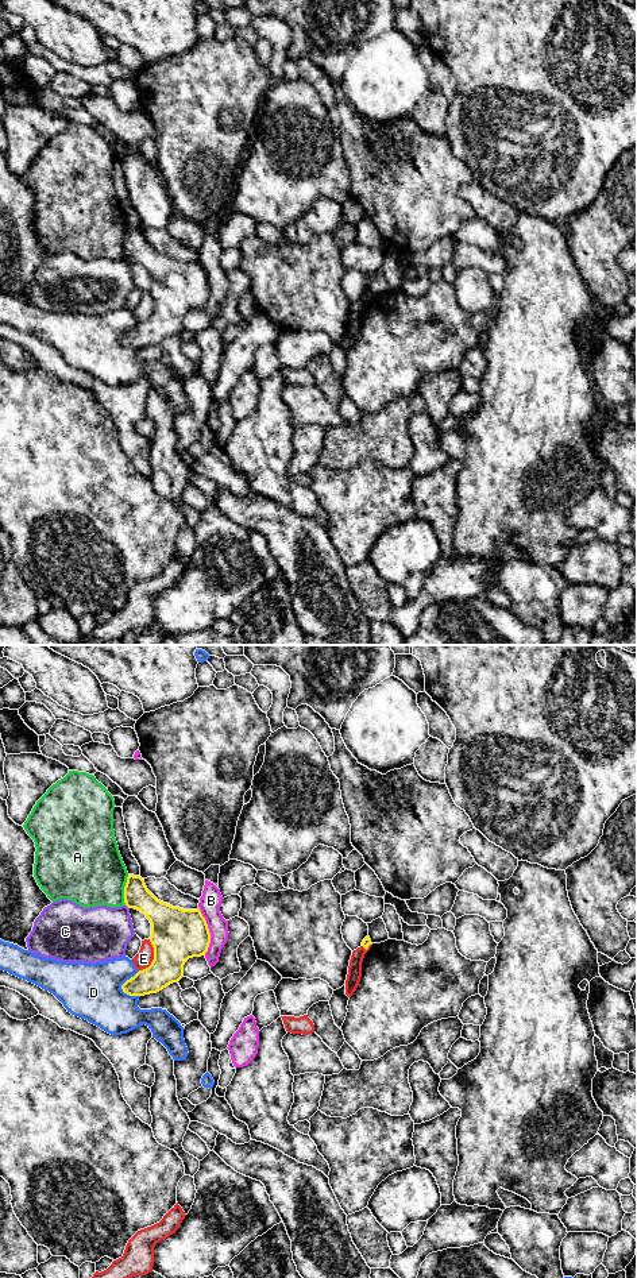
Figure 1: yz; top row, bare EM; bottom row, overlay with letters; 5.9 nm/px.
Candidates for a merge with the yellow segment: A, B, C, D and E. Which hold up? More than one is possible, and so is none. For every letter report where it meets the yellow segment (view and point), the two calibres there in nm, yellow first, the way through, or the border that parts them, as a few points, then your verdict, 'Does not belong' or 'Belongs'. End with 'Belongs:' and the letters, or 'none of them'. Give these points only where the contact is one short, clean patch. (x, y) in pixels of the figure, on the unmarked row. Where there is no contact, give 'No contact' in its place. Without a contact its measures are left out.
A: Touches yellow at yz (124, 242). Thickness 150 nm (yellow) against 420 nm. Does not belong
B: Touches yellow at yz (208, 284). Thickness 320 nm (yellow) against 130 nm. Does not belong
C: Touches yellow at yz (127, 258). Thickness 190 nm (yellow) against 320 nm. Does not belong
D: Touches yellow at yz (126, 334). Thickness 190 nm (yellow) against 340 nm. Does not belong
E: Touches yellow at yz (154, 309). Thickness 320 nm (yellow) against 100 nm. Does not belong
Belongs: none of them

